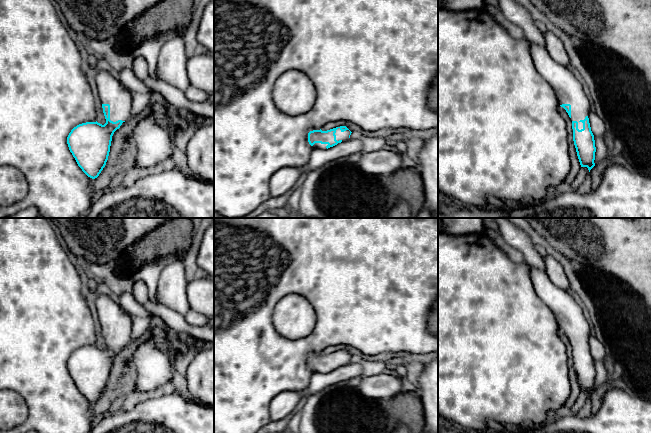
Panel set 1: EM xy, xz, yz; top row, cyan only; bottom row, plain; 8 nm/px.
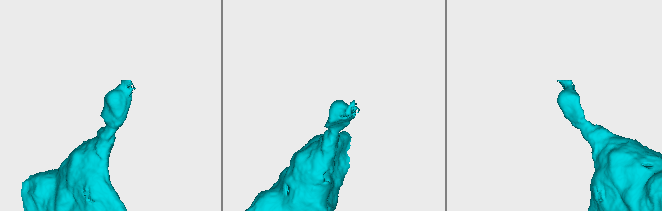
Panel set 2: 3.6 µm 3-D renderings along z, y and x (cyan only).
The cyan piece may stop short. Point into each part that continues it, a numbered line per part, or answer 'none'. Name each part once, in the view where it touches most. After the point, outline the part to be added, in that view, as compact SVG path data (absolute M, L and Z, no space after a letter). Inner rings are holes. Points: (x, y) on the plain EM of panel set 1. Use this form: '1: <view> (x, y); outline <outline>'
1: xy (111, 315); outline M100 287L97 292L95 306L102 328L110 329L110 344L116 346L118 344L126 345L131 341L132 336L132 316L129 315L116 300L113 300L111 294Z

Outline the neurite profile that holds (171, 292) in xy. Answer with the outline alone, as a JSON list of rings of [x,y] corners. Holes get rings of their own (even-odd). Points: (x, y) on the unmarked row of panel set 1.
[[[180,259],[169,262],[161,271],[154,303],[181,315],[191,309],[187,299],[185,267]]]

